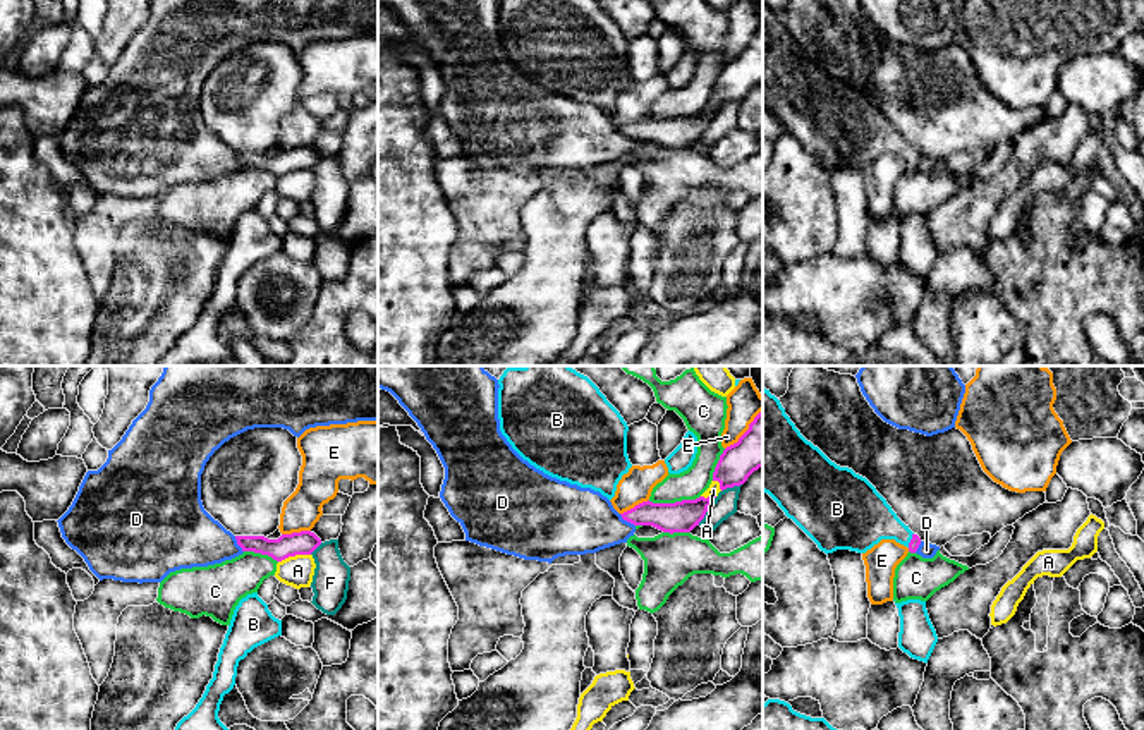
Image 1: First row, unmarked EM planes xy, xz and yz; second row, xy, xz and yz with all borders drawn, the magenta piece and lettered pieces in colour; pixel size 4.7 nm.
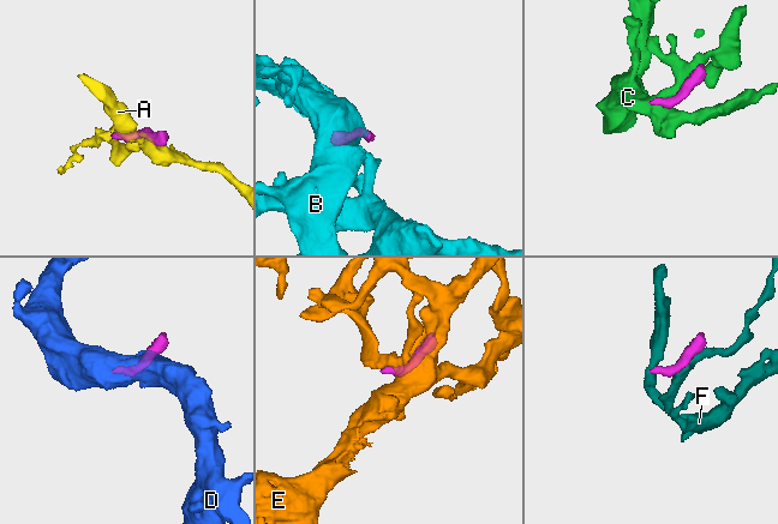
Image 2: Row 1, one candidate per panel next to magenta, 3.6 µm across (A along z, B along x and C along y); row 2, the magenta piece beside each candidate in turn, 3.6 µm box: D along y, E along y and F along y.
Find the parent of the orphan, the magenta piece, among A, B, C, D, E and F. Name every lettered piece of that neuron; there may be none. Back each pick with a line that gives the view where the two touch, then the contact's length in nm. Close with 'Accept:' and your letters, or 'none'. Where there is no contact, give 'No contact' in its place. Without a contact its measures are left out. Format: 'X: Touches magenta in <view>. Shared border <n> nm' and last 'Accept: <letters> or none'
B: Touches magenta in yz. Shared border 80 nm
Accept: B

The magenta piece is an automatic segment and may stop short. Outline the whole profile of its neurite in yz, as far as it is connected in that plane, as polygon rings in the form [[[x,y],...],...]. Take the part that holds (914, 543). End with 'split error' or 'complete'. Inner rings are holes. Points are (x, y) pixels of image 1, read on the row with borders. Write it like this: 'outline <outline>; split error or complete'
outline [[[763,386],[763,491],[792,519],[821,551],[850,550],[866,553],[881,539],[897,543],[916,553],[921,538],[905,526],[876,488],[849,467],[831,462],[807,441],[780,400]]]; split error

